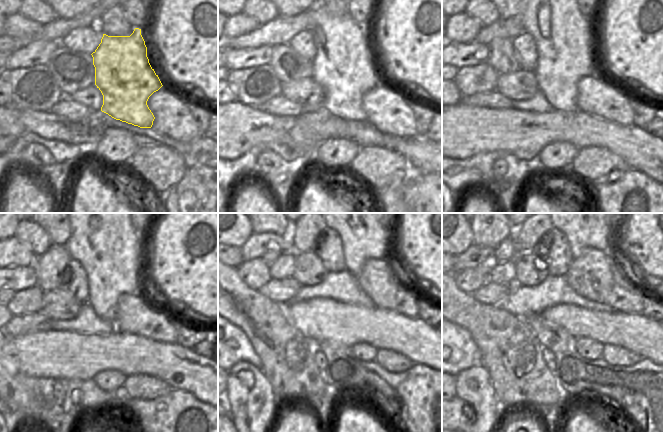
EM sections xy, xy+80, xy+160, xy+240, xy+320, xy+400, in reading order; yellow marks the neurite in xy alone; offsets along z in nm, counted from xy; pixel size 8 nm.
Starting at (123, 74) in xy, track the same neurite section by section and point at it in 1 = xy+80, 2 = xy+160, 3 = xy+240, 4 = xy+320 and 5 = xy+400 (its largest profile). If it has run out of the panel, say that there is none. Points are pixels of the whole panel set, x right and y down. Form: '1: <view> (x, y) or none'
1: xy+80 (343, 66)
2: xy+160 (563, 37)
3: xy+240 (111, 251)
4: xy+320 (363, 233)
5: xy+400 (583, 233)

